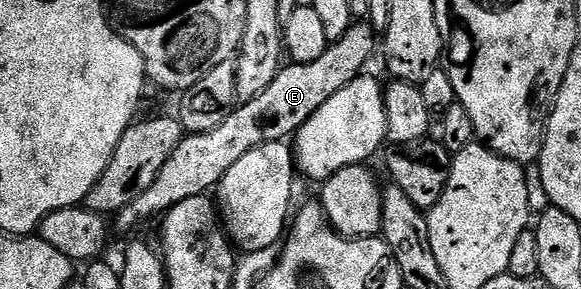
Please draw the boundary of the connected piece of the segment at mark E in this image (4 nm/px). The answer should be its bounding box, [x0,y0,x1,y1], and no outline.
[116,22,376,231]

